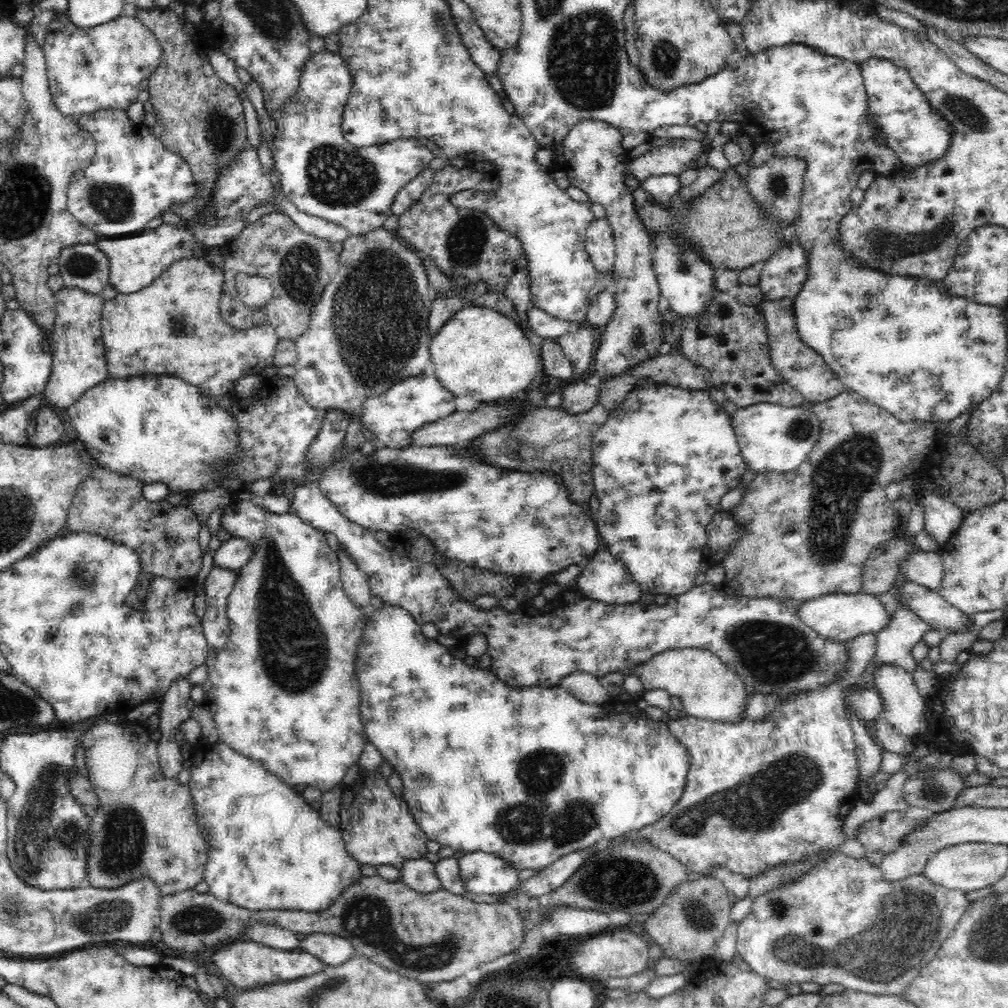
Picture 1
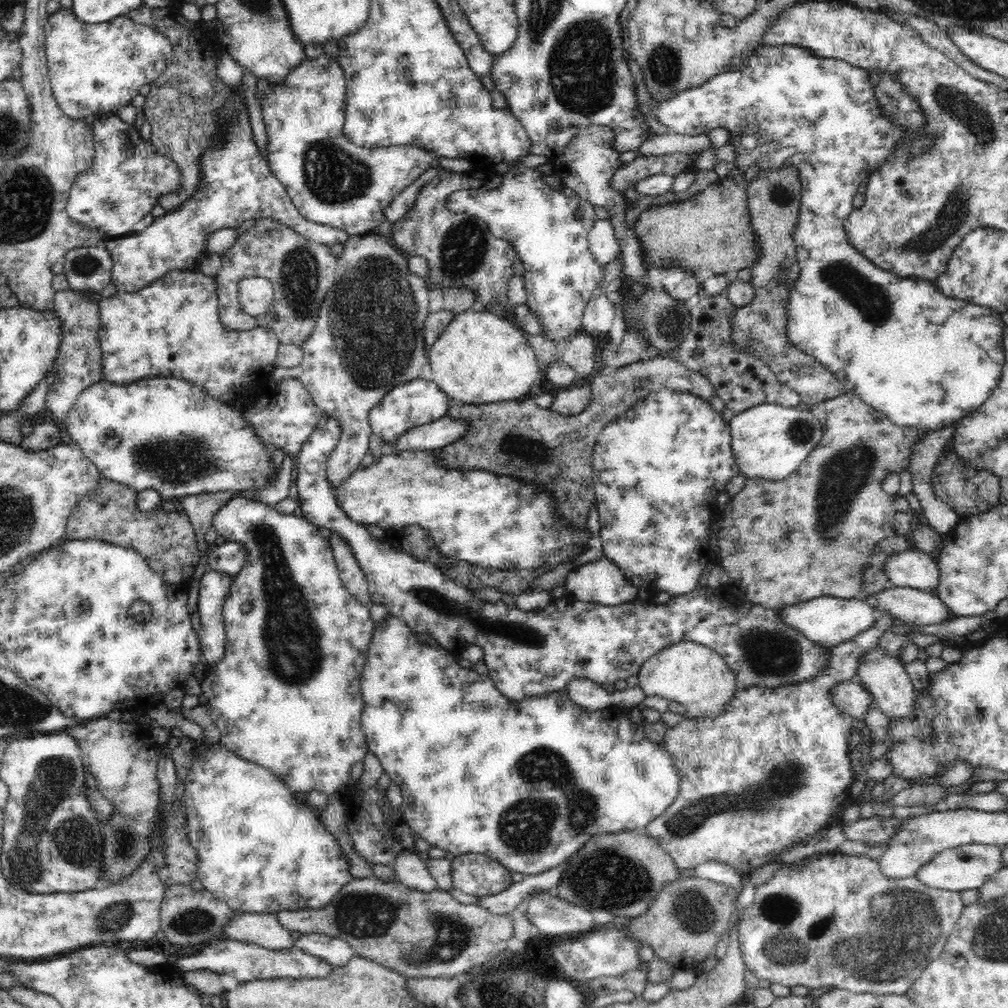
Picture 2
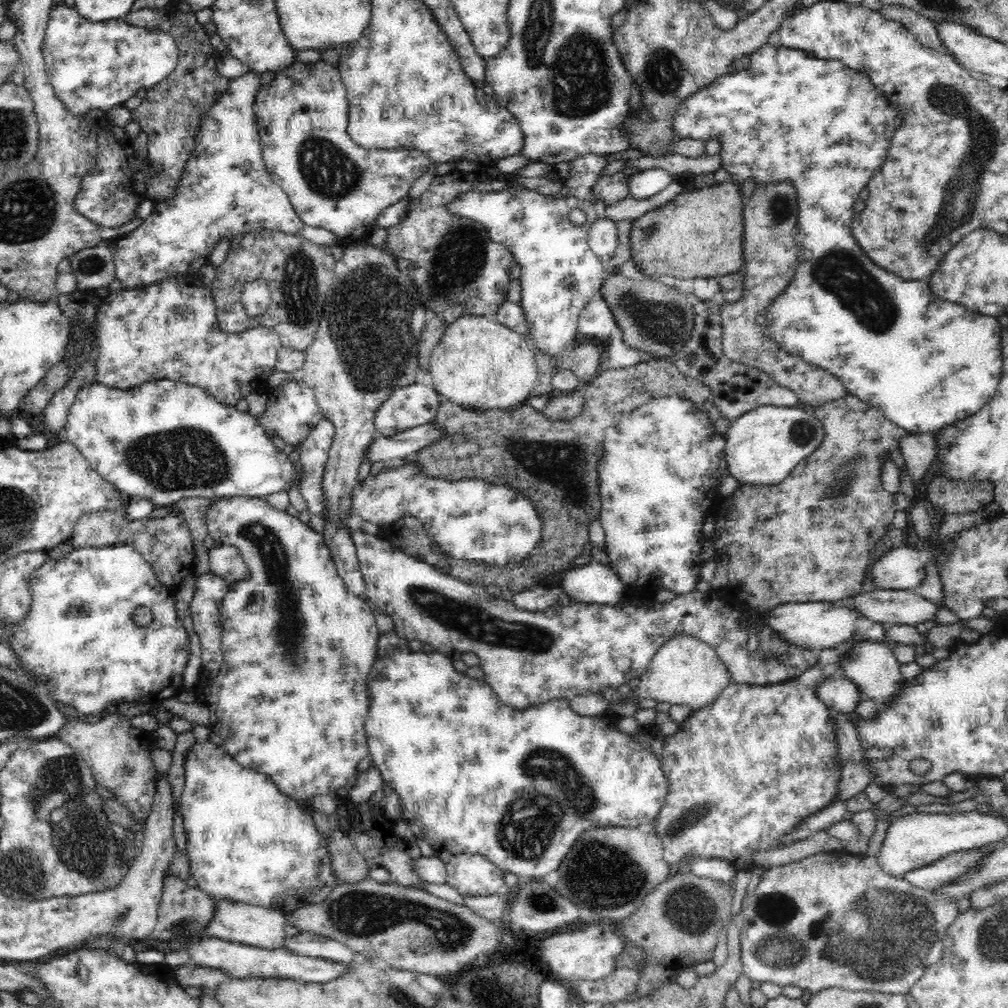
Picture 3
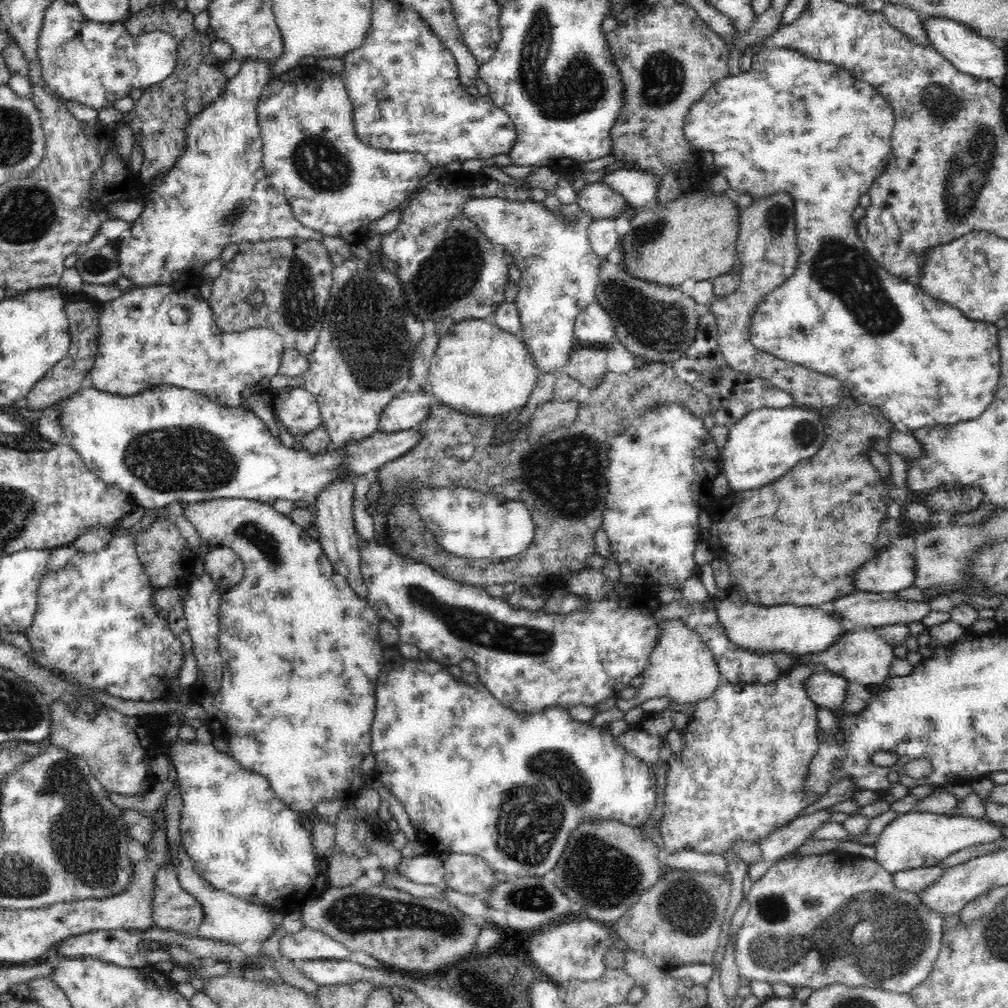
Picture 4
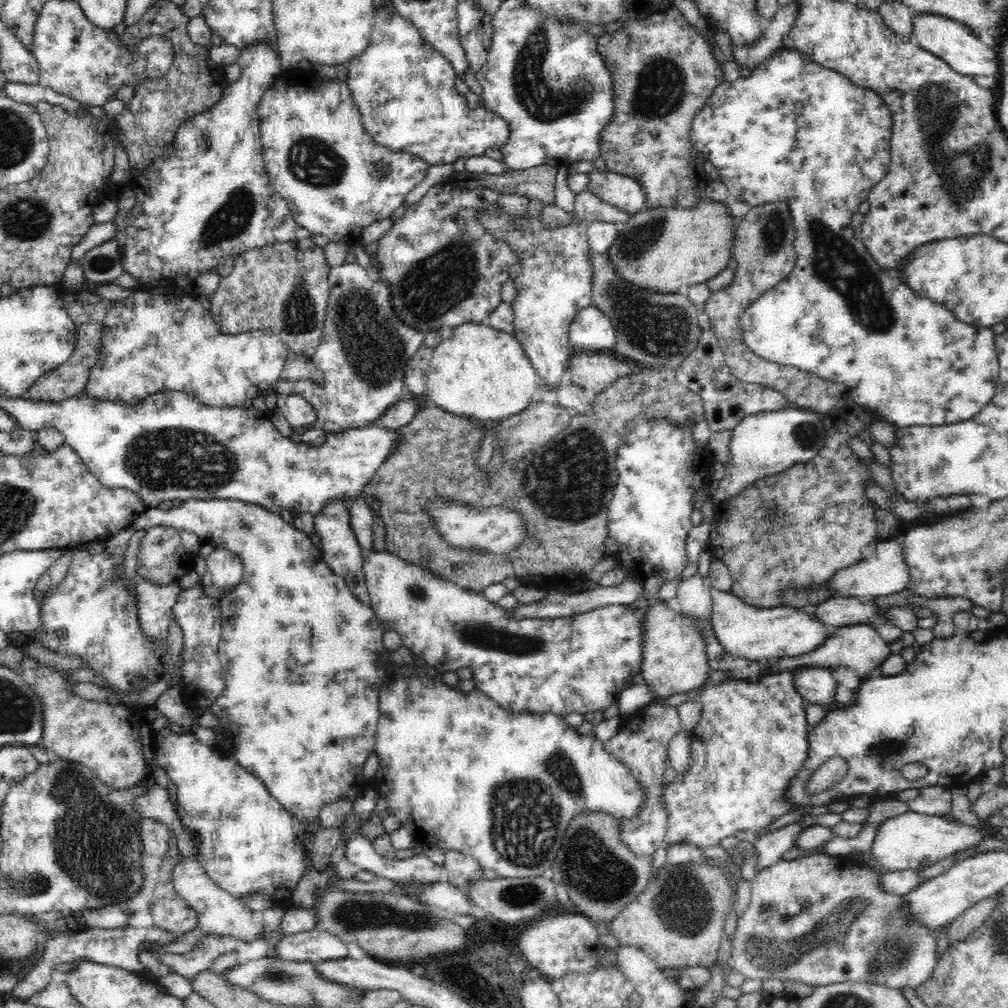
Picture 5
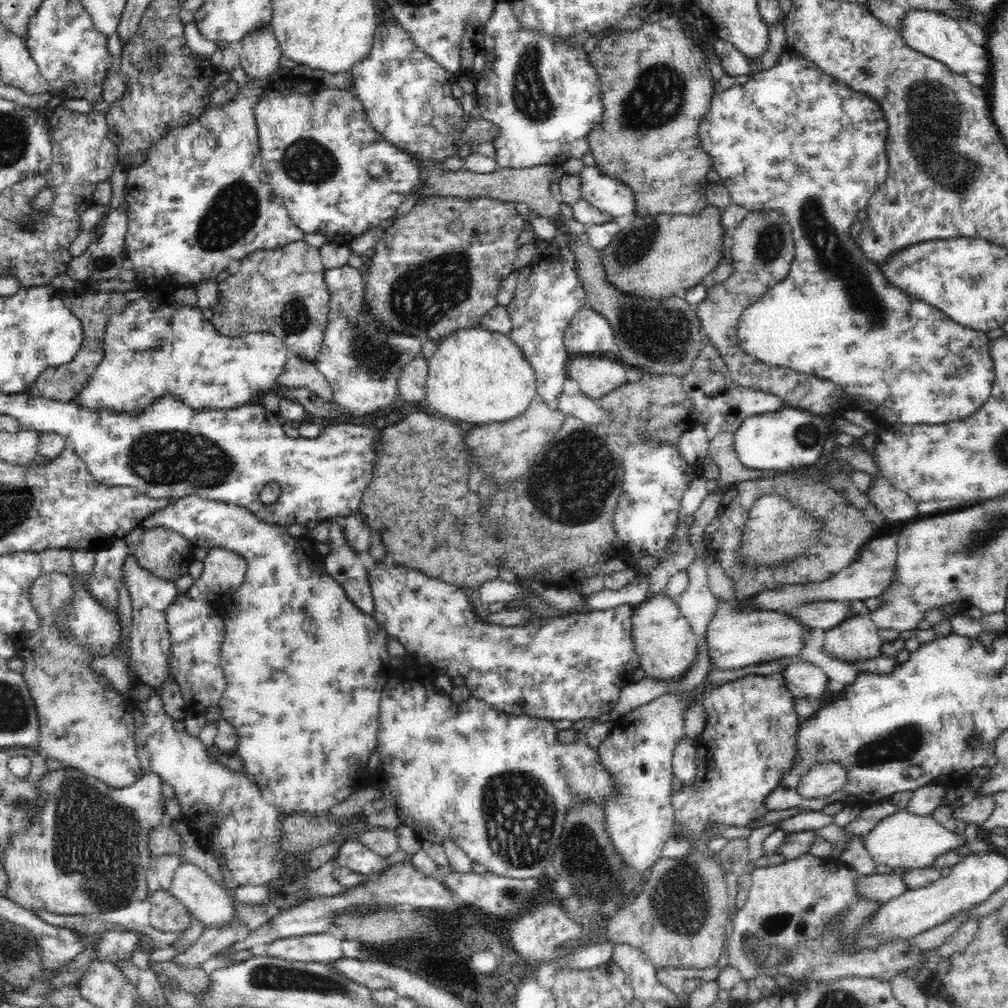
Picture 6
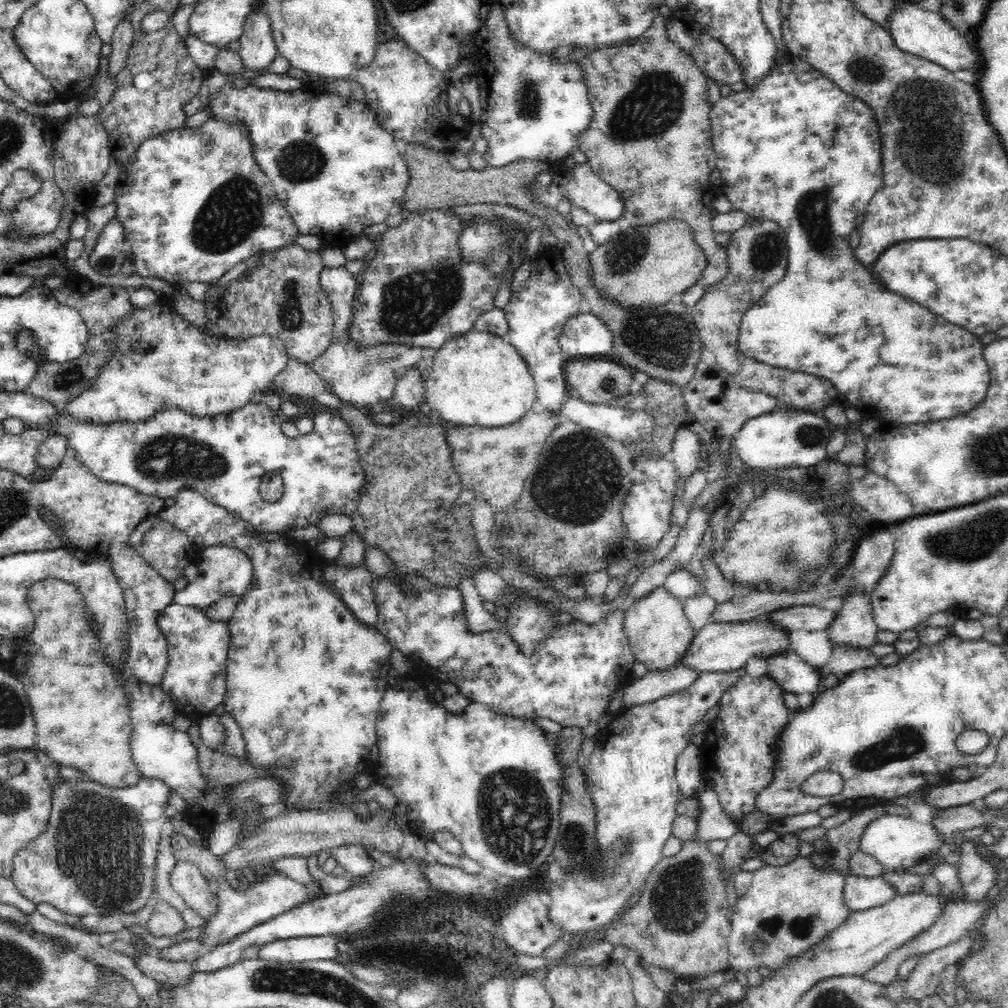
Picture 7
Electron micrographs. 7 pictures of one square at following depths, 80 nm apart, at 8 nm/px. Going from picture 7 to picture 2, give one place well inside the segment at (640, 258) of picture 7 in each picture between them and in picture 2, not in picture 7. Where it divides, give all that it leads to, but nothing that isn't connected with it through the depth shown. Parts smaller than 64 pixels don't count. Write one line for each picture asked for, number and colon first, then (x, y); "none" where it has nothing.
2: (712, 230)
3: (700, 234)
4: (694, 237)
5: (661, 248)
6: (656, 256)

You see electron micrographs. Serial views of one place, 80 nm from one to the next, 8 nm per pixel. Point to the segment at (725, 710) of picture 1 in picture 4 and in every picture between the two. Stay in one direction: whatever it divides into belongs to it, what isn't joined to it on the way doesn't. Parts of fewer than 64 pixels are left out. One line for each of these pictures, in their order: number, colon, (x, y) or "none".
2: (691, 674)
3: (683, 670)
4: (681, 666)

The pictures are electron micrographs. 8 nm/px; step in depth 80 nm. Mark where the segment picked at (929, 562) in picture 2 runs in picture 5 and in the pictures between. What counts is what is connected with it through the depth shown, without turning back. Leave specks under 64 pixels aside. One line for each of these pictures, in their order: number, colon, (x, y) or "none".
3: (901, 568)
4: (893, 569)
5: (883, 571)

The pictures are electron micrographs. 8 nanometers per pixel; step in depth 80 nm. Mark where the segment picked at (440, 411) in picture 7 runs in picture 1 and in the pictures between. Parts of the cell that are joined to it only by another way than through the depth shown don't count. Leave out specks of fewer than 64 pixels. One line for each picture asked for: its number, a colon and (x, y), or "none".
1: (480, 353)
2: (481, 358)
3: (479, 363)
4: (478, 368)
5: (476, 371)
6: (477, 376)

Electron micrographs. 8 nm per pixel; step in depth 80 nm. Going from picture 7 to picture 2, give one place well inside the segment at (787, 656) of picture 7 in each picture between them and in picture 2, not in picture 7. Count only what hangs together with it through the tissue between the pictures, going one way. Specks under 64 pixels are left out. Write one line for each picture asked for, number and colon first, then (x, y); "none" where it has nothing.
2: (852, 698)
3: (840, 693)
4: (828, 689)
5: (817, 685)
6: (802, 679)

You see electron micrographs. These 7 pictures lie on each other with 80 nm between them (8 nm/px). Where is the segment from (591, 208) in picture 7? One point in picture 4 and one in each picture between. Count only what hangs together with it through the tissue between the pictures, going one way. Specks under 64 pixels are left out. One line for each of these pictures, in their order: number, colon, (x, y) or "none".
4: (638, 188)
5: (627, 193)
6: (609, 195)

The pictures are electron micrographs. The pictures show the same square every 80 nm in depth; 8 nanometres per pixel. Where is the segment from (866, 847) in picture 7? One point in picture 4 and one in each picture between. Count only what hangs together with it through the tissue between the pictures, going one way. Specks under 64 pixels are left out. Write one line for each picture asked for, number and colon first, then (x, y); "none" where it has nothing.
4: (916, 839)
5: (910, 840)
6: (903, 840)

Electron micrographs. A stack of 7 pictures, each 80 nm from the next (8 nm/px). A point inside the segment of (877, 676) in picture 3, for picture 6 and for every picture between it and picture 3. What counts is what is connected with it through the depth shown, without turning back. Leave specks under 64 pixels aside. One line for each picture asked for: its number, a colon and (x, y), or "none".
4: (861, 656)
5: (860, 647)
6: (856, 639)

